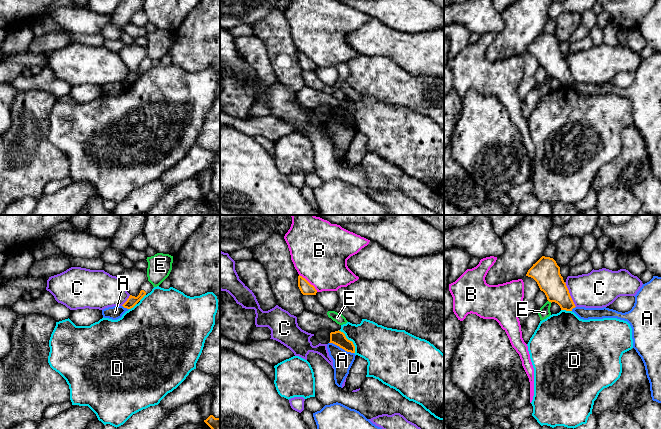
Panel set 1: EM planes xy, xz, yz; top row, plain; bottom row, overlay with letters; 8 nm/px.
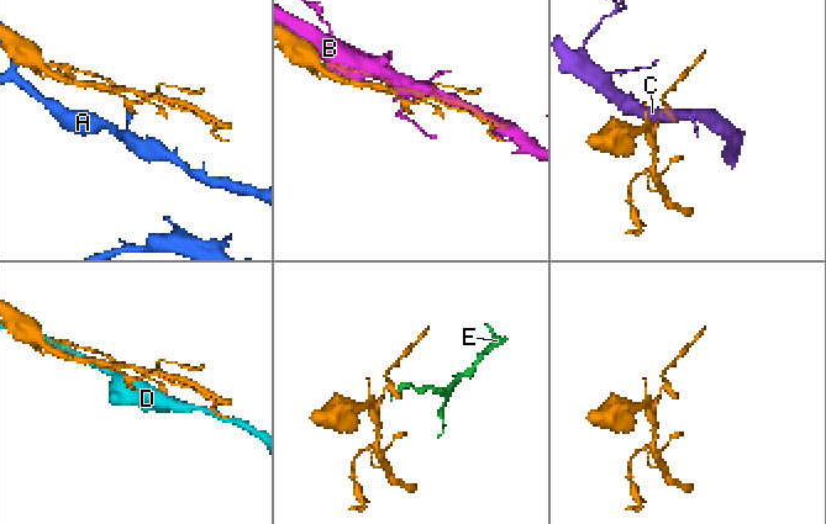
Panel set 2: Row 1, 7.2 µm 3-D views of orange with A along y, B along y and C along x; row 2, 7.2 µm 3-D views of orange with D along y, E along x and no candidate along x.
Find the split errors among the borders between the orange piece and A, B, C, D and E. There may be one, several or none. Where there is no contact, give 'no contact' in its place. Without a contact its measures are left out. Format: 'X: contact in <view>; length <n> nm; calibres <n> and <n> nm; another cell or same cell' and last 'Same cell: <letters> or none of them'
A: contact in xz; length 220 nm; calibres 120 and 160 nm; another cell
B: contact in xz; length 200 nm; calibres 100 and 460 nm; another cell
C: contact in yz; length 220 nm; calibres 220 and 300 nm; another cell
D: contact in xz; length 240 nm; calibres 120 and 320 nm; another cell
E: contact in yz; length 40 nm; calibres 220 and 90 nm; another cell
Same cell: none of them

